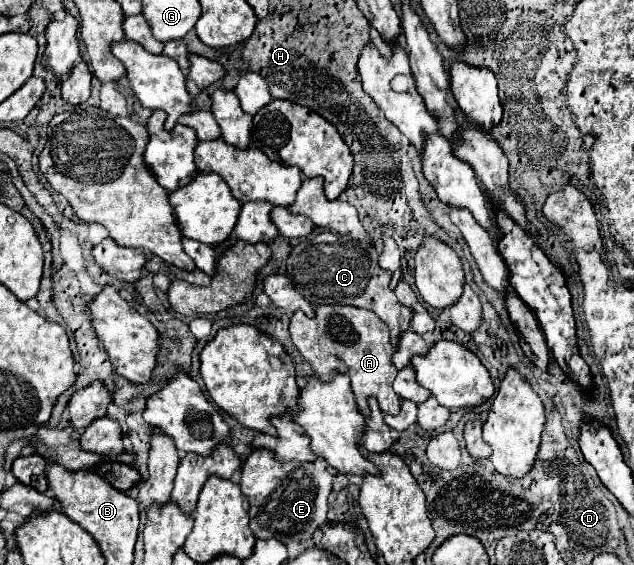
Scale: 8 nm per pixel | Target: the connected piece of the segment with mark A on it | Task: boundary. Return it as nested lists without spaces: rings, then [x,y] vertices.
[[[318,305],[314,317],[306,317],[302,311],[296,311],[290,319],[290,337],[304,359],[310,361],[314,373],[324,381],[336,373],[350,375],[356,405],[364,417],[368,413],[368,397],[376,397],[384,413],[398,413],[400,397],[392,389],[394,373],[398,373],[398,369],[390,361],[394,347],[386,325],[382,325],[374,313],[350,305]]]

